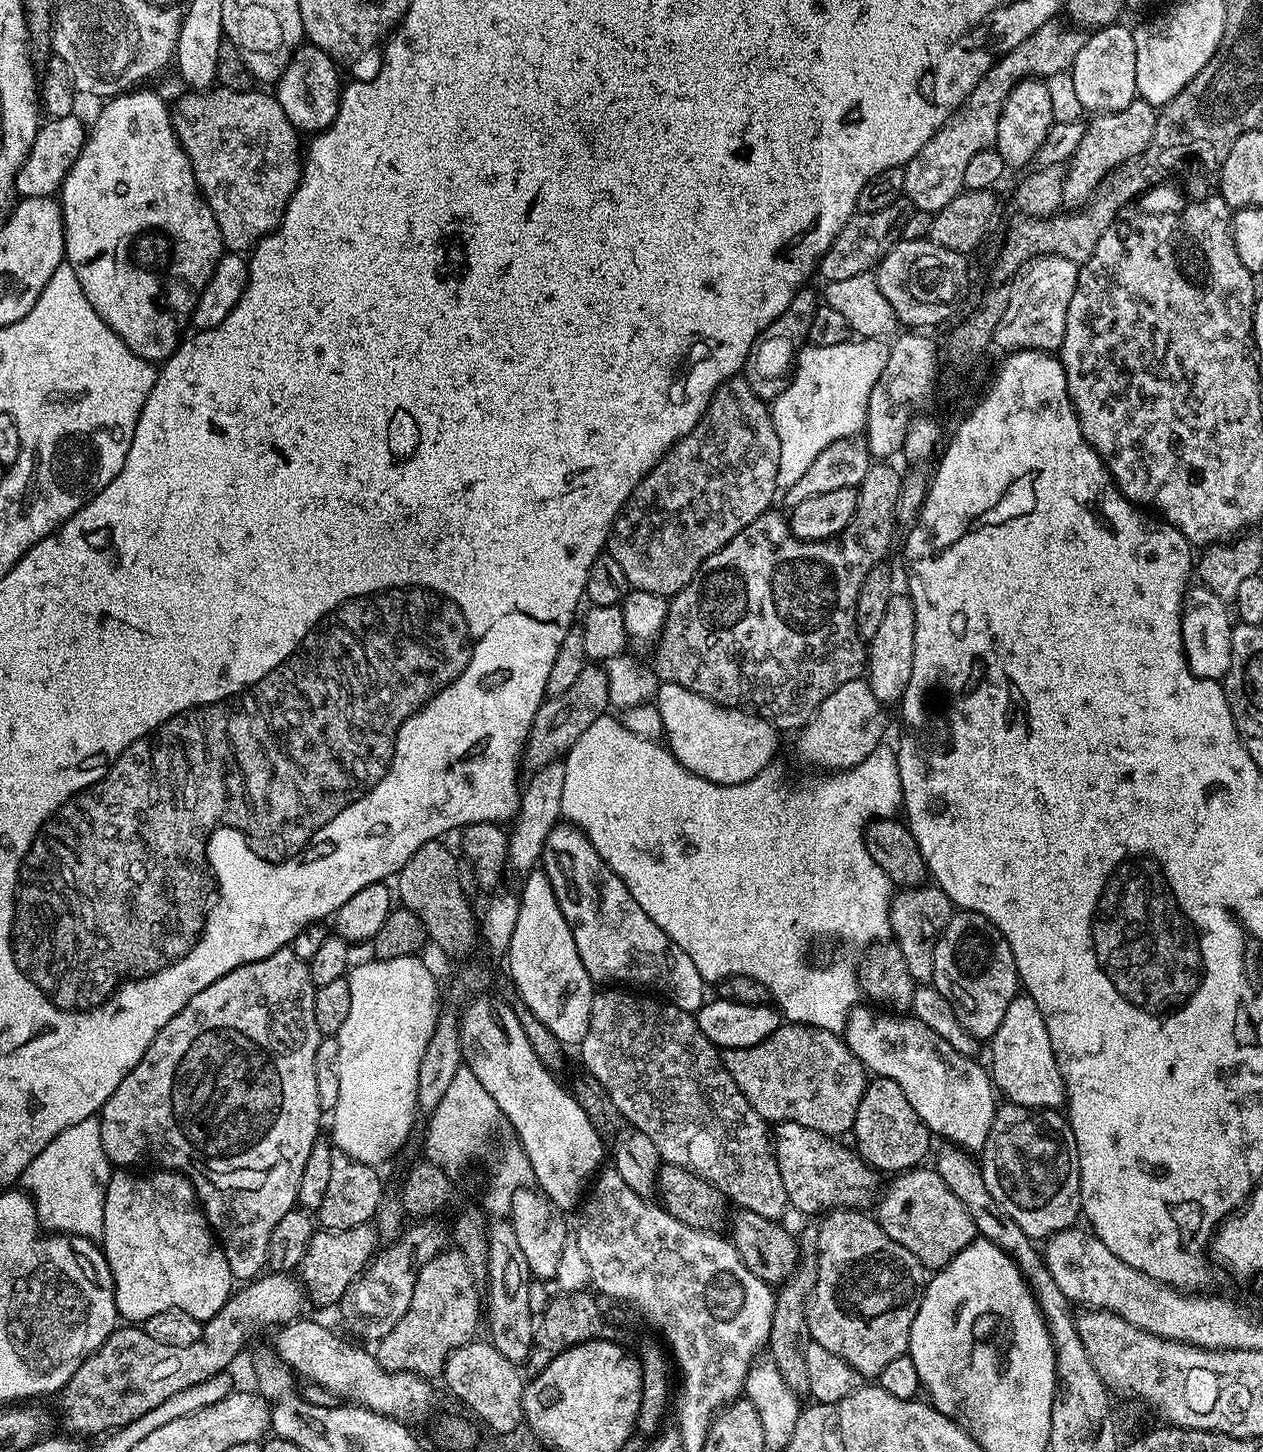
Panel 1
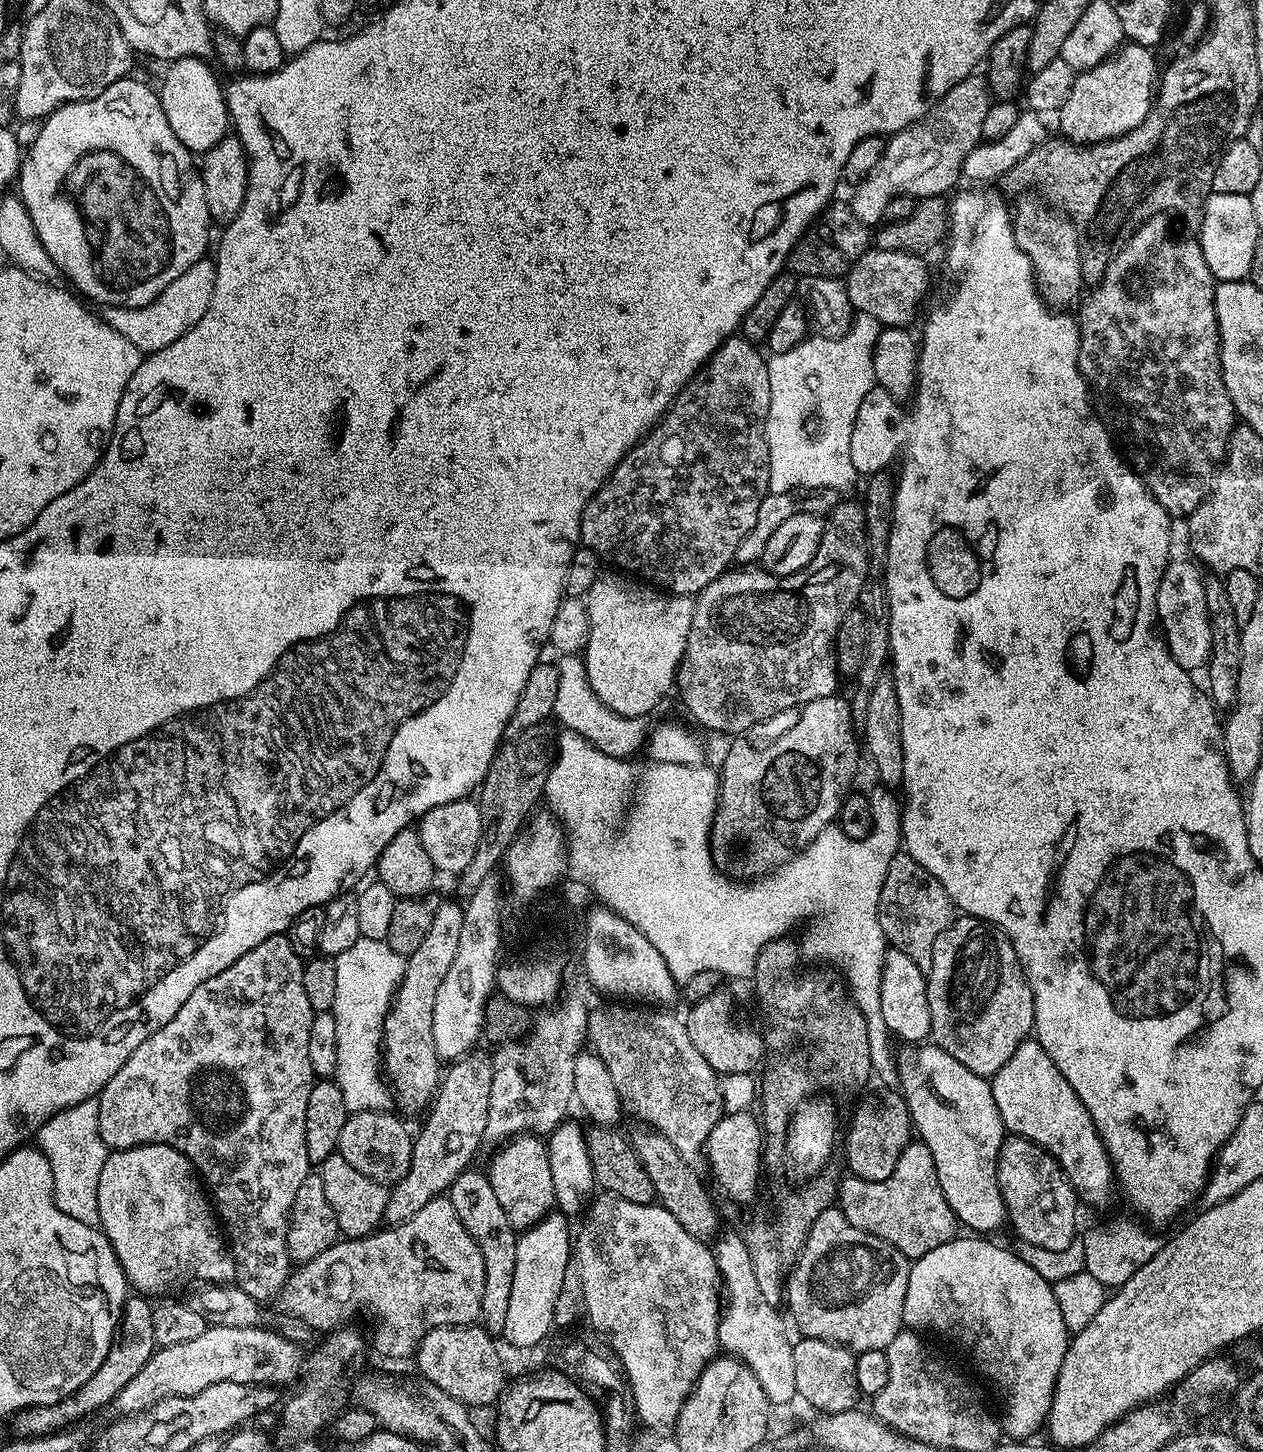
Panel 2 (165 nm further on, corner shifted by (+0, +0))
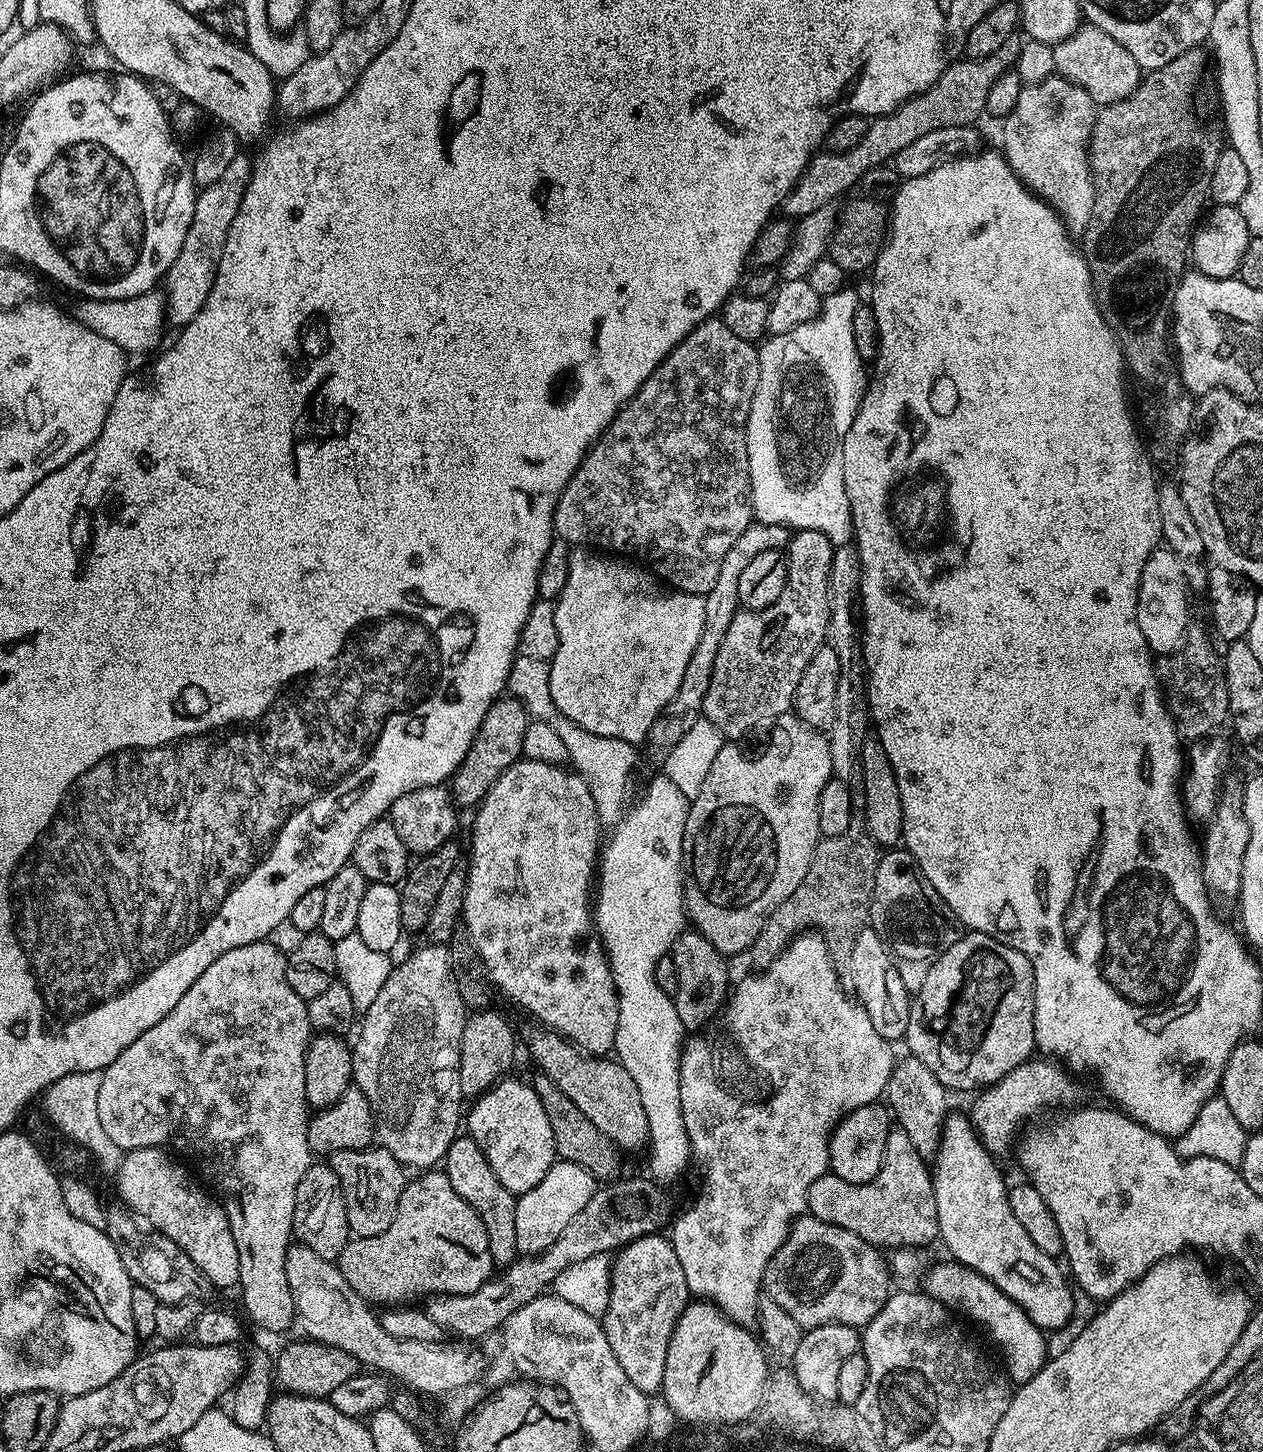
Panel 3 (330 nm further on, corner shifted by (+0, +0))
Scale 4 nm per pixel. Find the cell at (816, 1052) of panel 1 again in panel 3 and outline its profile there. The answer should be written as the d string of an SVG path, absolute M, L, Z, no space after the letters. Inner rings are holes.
M695 930L681 932L672 943L670 955L678 972L678 990L674 997L678 1018L685 1030L699 1029L705 1021L719 1013L730 995L729 961L717 952L715 946L701 932Z

